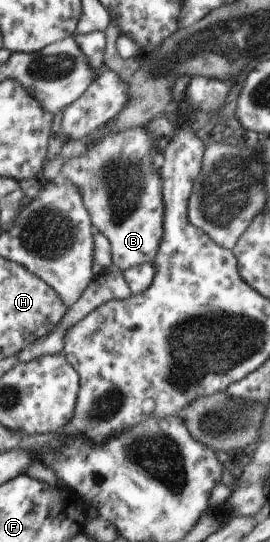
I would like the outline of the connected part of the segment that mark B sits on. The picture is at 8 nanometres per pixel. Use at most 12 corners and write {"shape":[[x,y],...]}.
{"shape":[[139,126],[66,158],[121,272],[163,237],[163,144]]}

